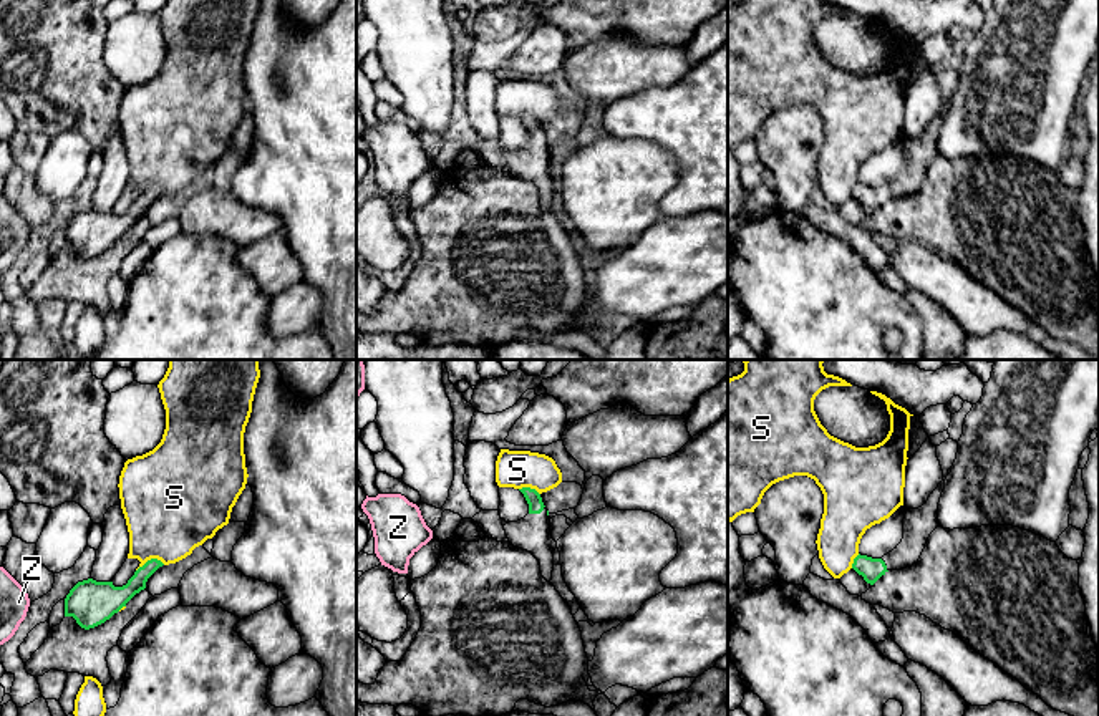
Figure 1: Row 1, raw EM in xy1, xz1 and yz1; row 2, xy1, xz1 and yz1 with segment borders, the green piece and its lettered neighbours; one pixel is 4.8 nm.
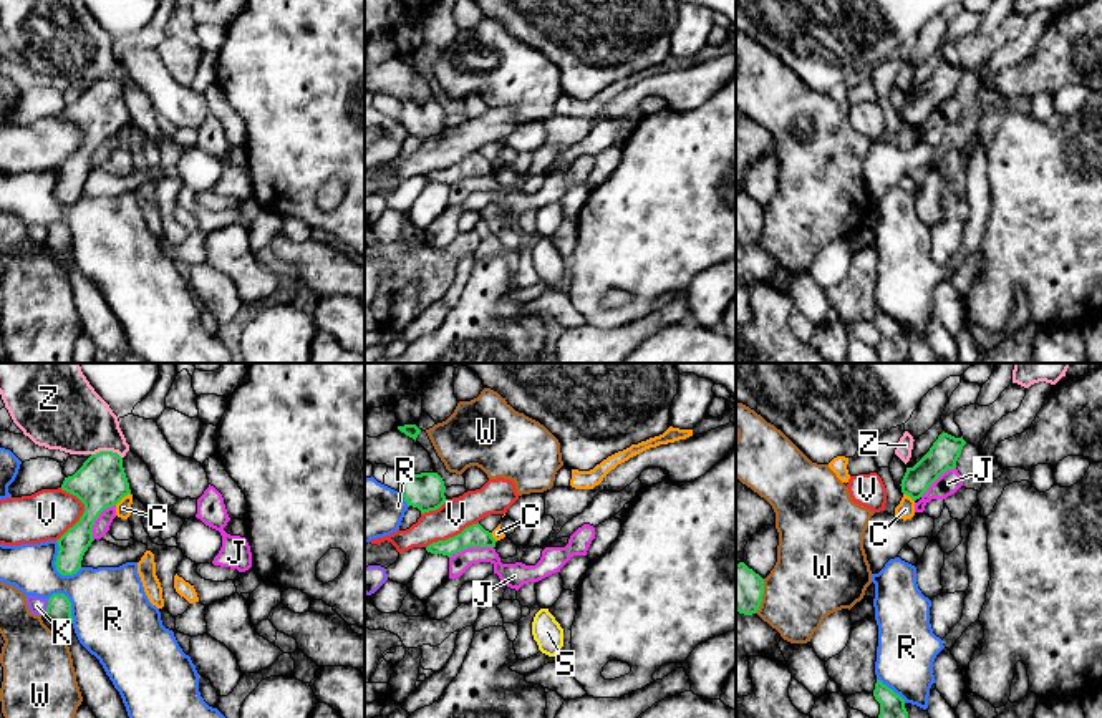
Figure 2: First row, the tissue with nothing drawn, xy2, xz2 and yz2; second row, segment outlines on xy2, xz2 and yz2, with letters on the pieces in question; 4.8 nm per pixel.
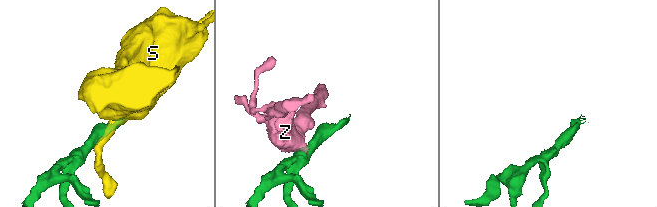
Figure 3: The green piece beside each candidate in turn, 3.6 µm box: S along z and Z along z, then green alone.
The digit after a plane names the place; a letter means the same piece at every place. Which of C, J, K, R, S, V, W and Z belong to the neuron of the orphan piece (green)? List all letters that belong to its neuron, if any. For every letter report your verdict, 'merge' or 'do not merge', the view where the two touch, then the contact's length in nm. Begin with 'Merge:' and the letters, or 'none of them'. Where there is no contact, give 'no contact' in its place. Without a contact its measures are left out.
Merge: none of them
C: do not merge; contact in xy2; length 100 nm
J: do not merge; contact in xz2; length 220 nm
K: do not merge; contact in xy2; length 80 nm
R: do not merge; contact in xy2; length 190 nm
S: do not merge; contact in xy1; length 150 nm
V: do not merge; contact in xy2; length 260 nm
W: do not merge; contact in yz2; length 180 nm
Z: do not merge; contact in xy2; length 150 nm

